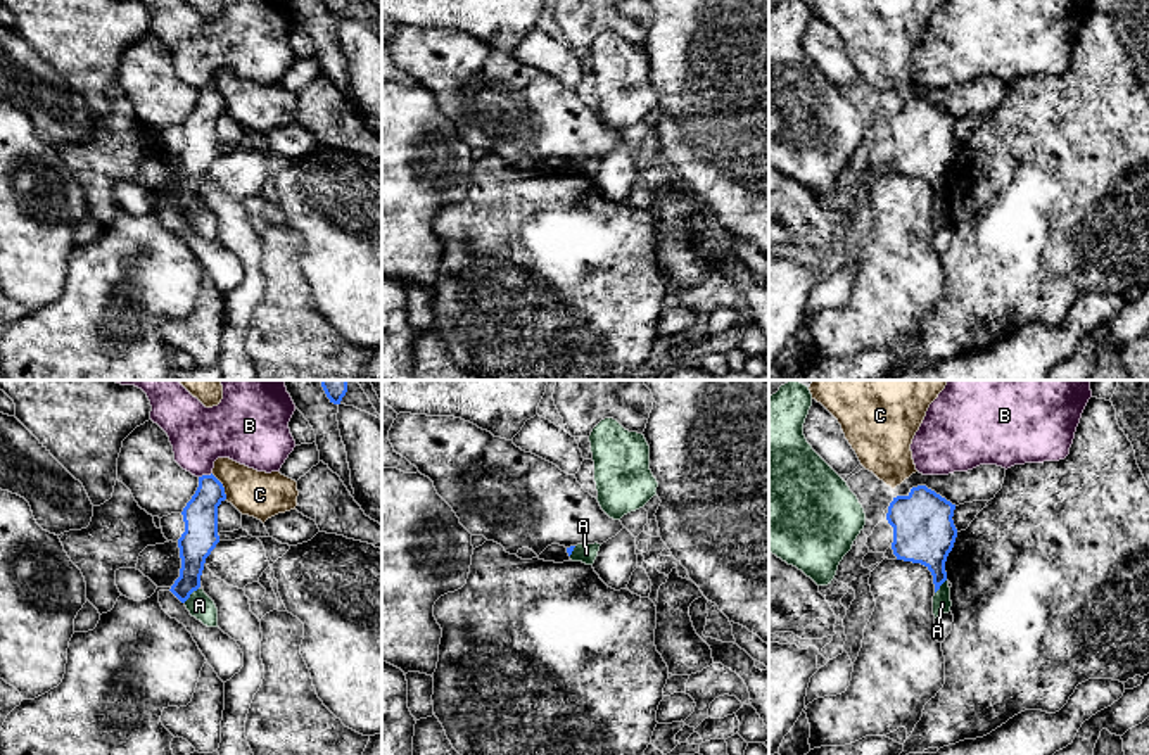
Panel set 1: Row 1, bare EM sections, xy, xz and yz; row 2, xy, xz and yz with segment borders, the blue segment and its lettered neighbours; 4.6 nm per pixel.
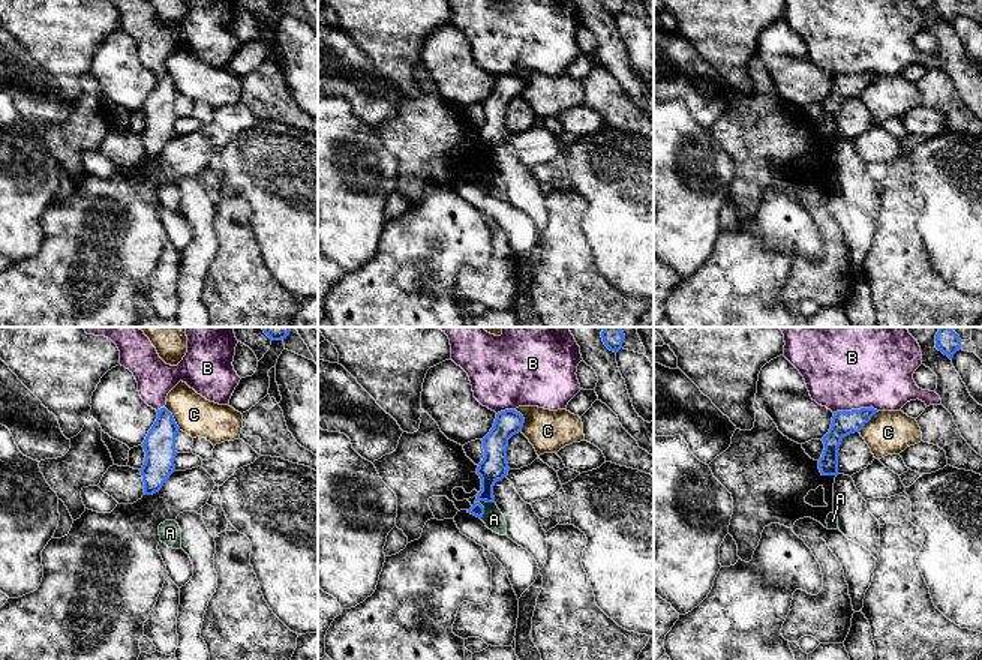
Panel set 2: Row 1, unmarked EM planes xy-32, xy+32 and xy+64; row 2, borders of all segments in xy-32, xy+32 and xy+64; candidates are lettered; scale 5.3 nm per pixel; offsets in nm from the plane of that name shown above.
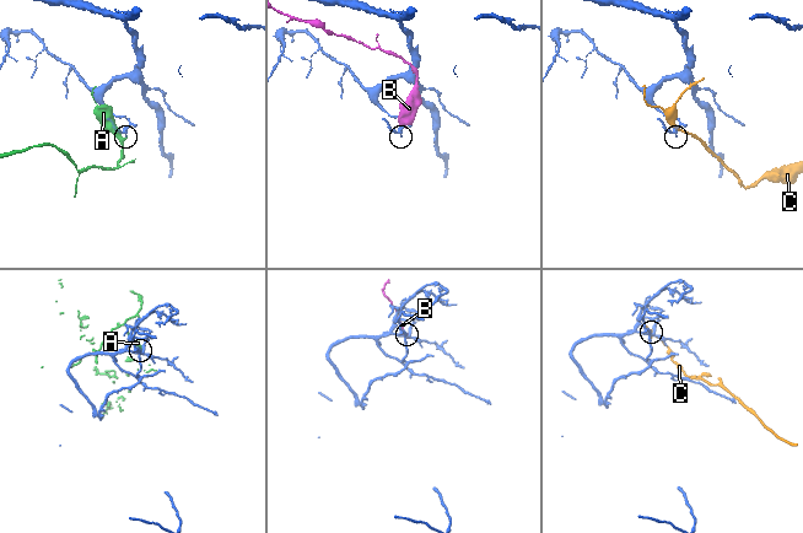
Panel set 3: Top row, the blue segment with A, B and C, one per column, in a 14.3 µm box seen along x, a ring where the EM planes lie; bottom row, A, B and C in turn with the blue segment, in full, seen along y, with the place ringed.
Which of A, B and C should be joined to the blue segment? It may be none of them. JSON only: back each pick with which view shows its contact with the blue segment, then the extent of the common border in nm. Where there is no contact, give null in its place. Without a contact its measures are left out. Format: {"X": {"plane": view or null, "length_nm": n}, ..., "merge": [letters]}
{"merge": []}

